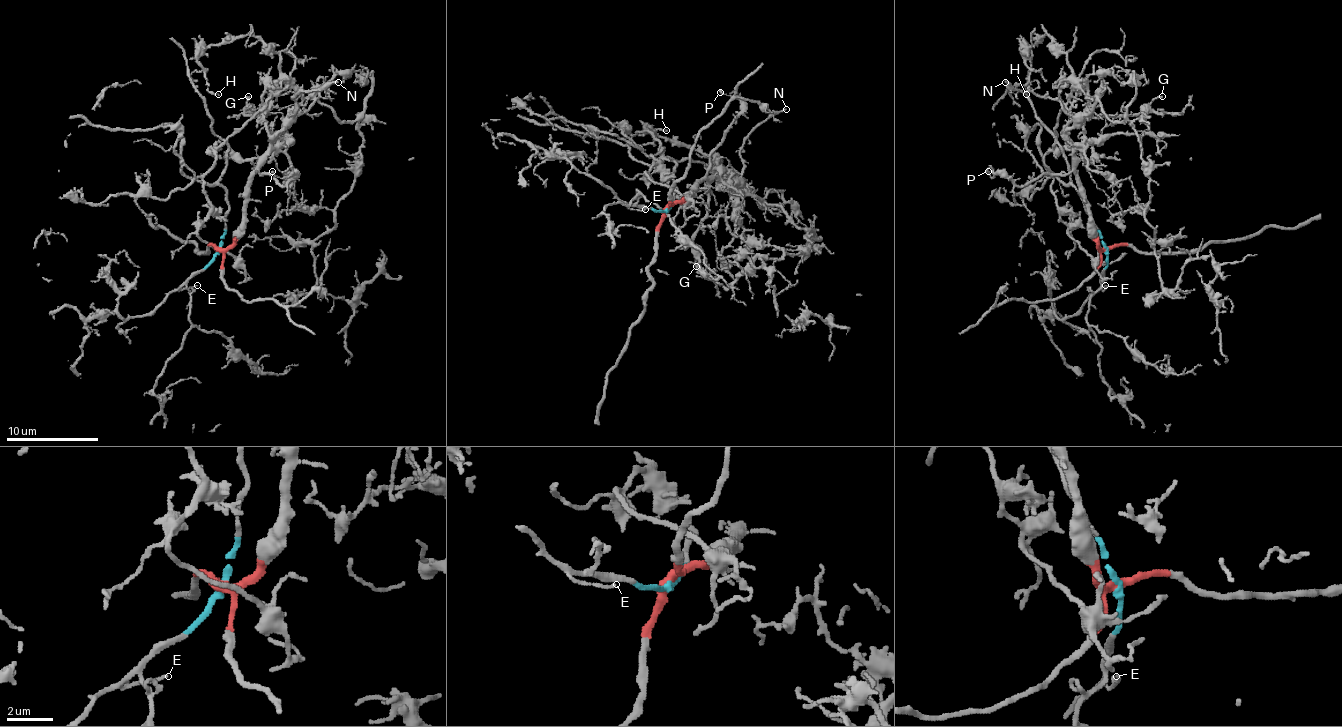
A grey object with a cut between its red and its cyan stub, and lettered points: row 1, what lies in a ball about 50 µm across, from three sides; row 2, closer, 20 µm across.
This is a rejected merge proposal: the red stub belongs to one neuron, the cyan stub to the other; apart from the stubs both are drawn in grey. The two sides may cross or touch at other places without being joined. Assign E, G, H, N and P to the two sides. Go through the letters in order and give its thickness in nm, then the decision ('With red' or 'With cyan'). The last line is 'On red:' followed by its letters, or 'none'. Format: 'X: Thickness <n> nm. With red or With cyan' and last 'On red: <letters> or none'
E: Thickness 110 nm. With cyan
G: Thickness 150 nm. With red
H: Thickness 160 nm. With cyan
N: Thickness 160 nm. With red
P: Thickness 140 nm. With red
On red: G, N, P

